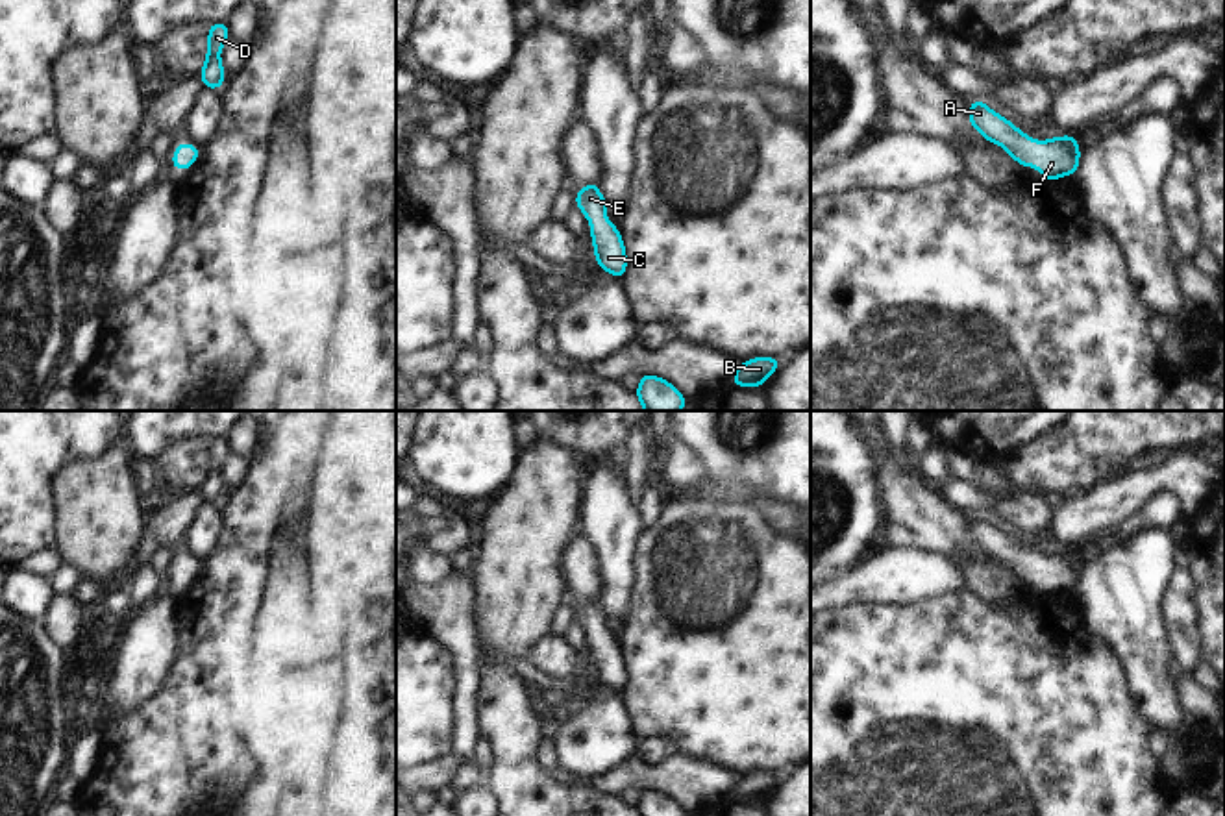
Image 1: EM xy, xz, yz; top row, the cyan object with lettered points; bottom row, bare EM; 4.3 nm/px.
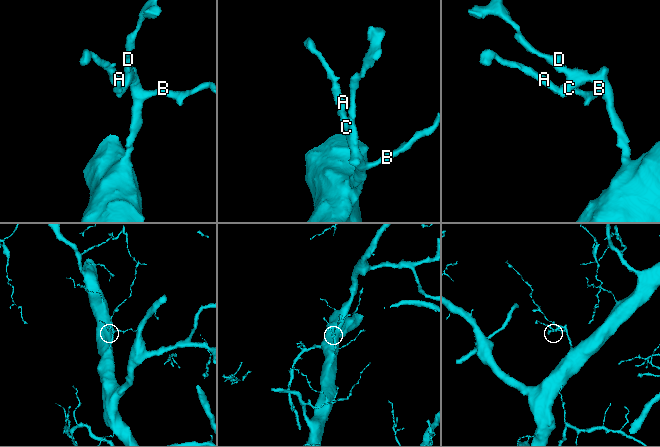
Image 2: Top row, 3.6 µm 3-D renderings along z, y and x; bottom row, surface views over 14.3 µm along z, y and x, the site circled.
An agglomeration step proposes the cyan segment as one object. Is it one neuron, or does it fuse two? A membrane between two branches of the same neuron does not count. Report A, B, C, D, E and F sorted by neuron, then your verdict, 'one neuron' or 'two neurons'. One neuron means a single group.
A B C D E F; one neuron

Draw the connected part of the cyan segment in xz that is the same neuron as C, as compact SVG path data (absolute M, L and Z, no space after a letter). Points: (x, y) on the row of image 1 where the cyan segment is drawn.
M590 183L575 192L575 205L590 220L592 246L596 263L620 281L625 274L627 257L620 229L607 216L607 202L601 196L598 183Z

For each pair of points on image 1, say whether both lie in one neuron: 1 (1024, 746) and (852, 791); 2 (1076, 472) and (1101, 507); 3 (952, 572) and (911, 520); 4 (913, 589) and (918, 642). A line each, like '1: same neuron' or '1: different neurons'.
1: same neuron
2: different neurons
3: different neurons
4: different neurons

